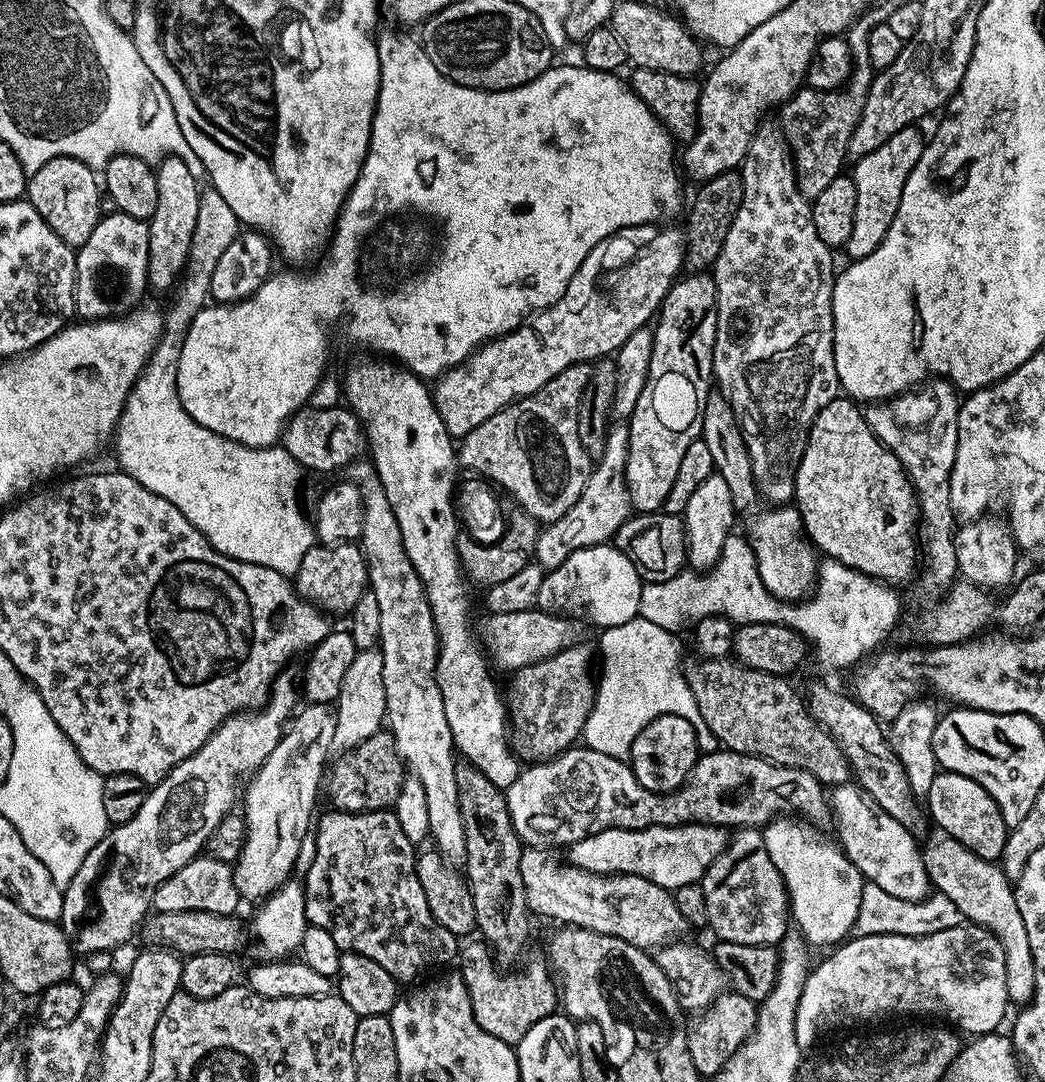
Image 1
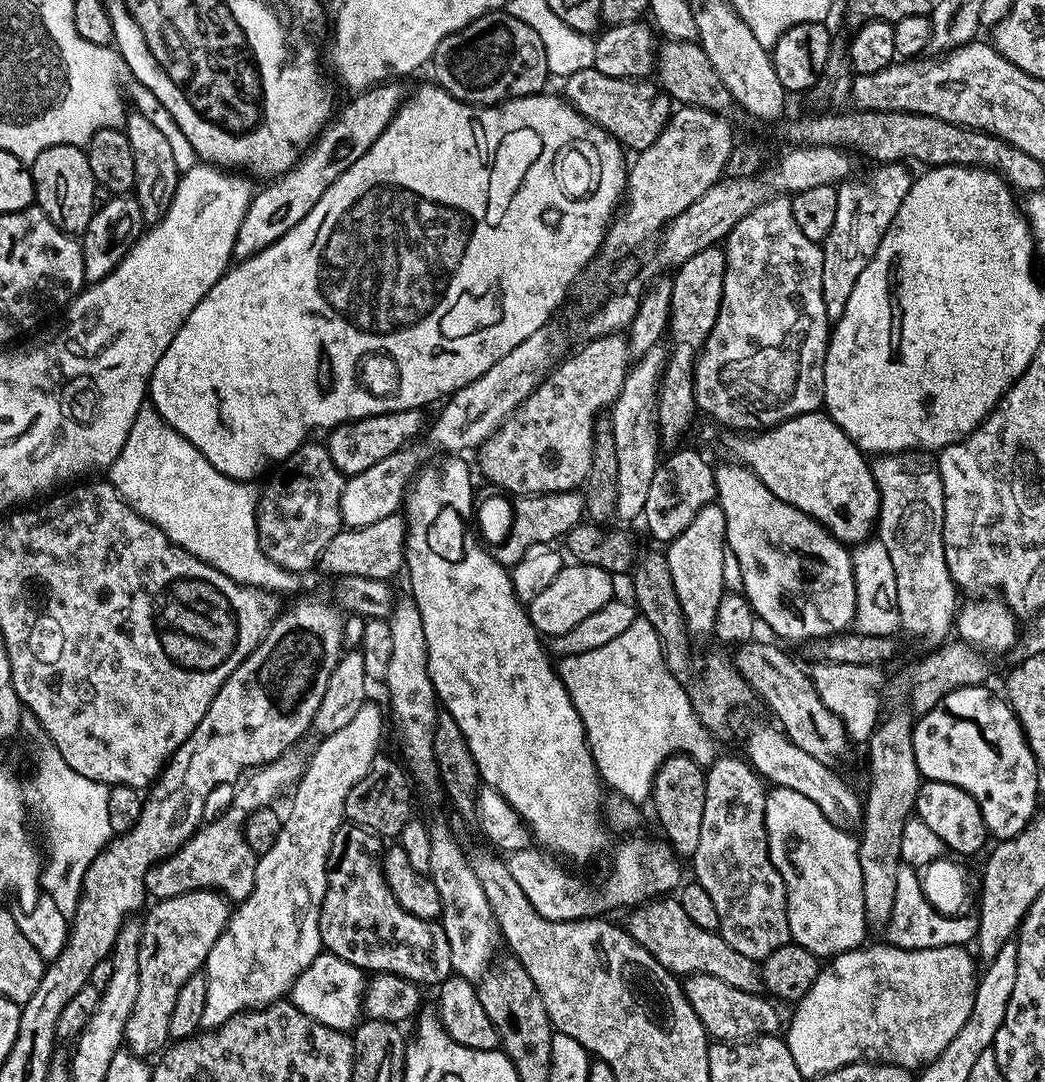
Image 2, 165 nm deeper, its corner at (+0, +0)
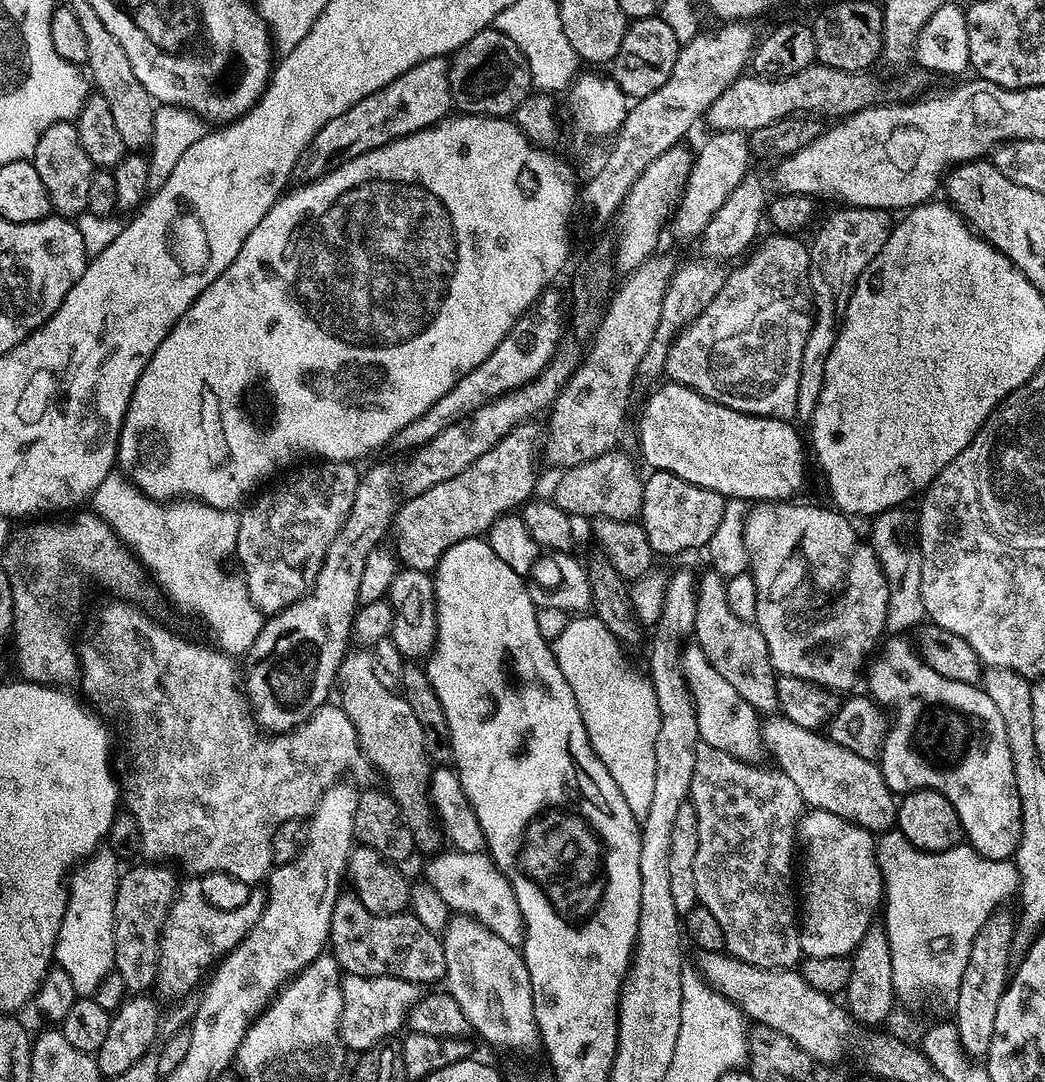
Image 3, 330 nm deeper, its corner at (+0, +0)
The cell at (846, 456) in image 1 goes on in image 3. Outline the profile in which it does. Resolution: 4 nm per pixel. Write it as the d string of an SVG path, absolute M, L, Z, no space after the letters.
M664 382L656 387L660 386L649 394L640 412L640 452L649 469L669 472L686 482L694 482L696 486L714 490L719 496L747 502L784 502L791 497L788 496L791 492L803 486L810 456L806 451L805 437L803 440L796 433L792 422L774 416L750 416L746 412L730 410L718 402L707 400L685 384Z

